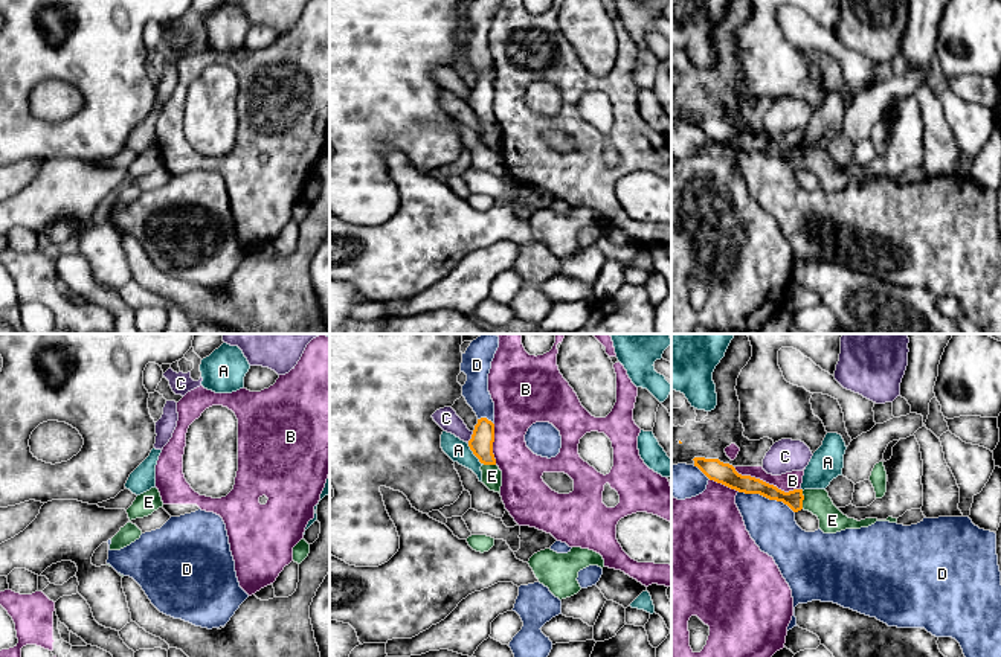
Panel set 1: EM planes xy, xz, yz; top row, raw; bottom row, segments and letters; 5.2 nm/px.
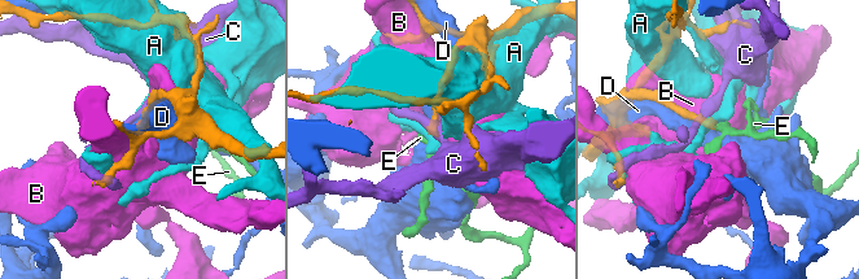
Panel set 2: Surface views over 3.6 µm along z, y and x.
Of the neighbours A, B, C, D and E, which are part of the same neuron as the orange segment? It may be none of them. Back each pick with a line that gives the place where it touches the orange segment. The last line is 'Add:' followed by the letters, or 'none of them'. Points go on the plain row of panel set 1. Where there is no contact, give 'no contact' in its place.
E: yz (803, 157)
Add: E

